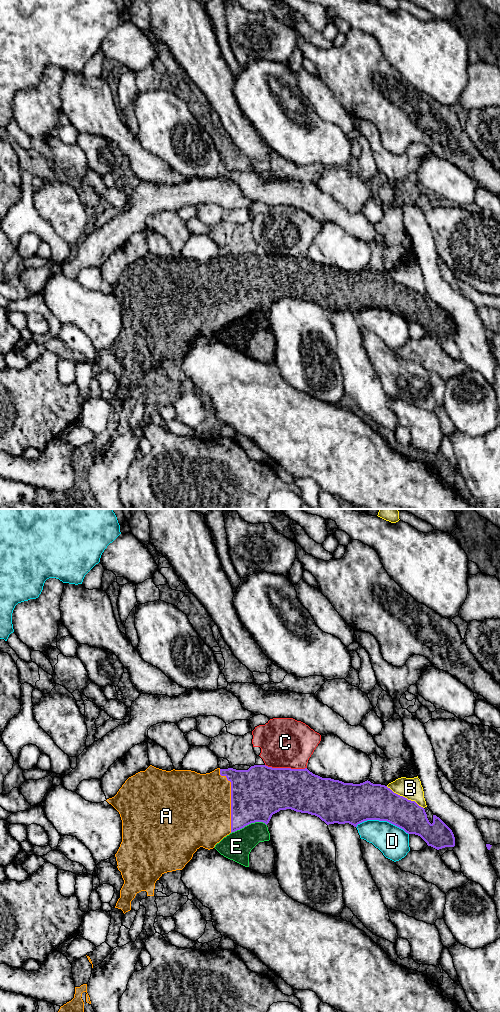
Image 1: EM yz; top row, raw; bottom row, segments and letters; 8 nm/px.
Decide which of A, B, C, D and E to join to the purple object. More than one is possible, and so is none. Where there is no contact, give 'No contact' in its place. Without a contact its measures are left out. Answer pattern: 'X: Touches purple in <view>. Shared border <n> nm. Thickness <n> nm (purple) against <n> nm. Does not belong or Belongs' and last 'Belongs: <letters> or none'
A: Touches purple in yz. Shared border 500 nm. Thickness 420 nm (purple) against 480 nm. Belongs
B: Touches purple in yz. Shared border 360 nm. Thickness 280 nm (purple) against 170 nm. Does not belong
C: Touches purple in yz. Shared border 340 nm. Thickness 380 nm (purple) against 400 nm. Does not belong
D: Touches purple in yz. Shared border 440 nm. Thickness 320 nm (purple) against 240 nm. Does not belong
E: Touches purple in yz. Shared border 300 nm. Thickness 420 nm (purple) against 240 nm. Does not belong
Belongs: A

